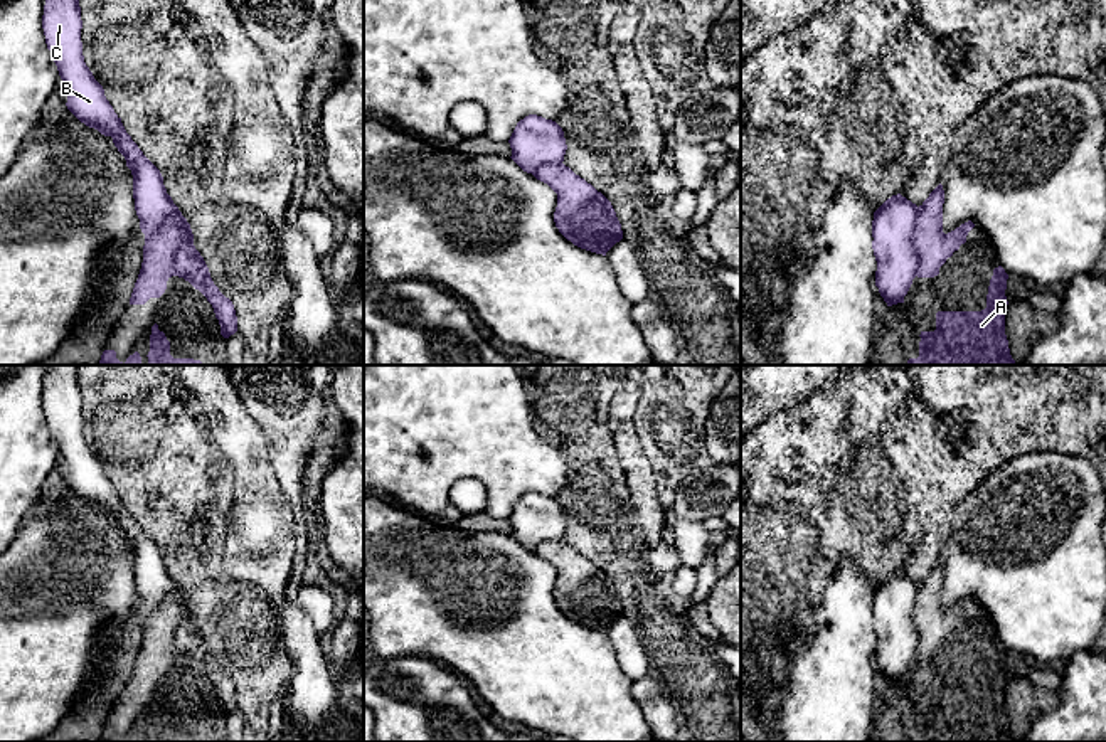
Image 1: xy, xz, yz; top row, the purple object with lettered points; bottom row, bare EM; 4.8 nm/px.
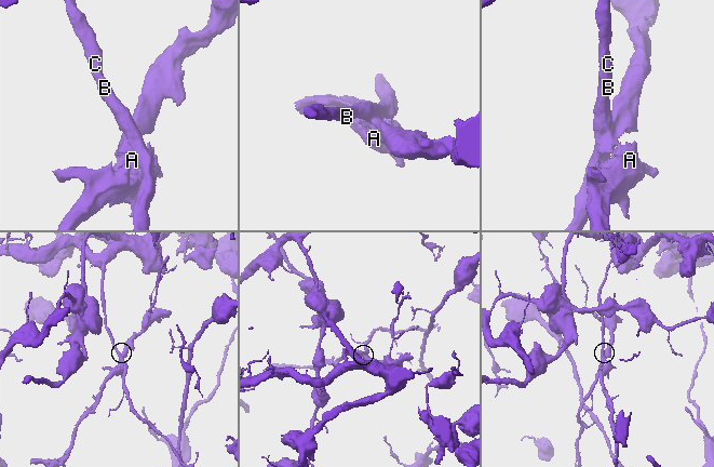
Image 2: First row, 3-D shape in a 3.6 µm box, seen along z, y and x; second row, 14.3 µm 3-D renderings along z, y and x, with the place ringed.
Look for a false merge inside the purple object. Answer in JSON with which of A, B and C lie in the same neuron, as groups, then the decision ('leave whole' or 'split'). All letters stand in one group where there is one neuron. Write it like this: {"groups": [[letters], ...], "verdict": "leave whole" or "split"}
{"groups": [["A"], ["B", "C"]], "verdict": "split"}

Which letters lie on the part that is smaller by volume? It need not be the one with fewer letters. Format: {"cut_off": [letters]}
{"cut_off": ["A"]}

